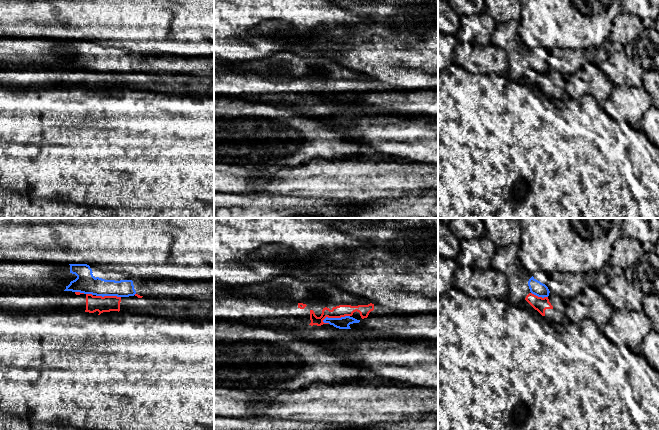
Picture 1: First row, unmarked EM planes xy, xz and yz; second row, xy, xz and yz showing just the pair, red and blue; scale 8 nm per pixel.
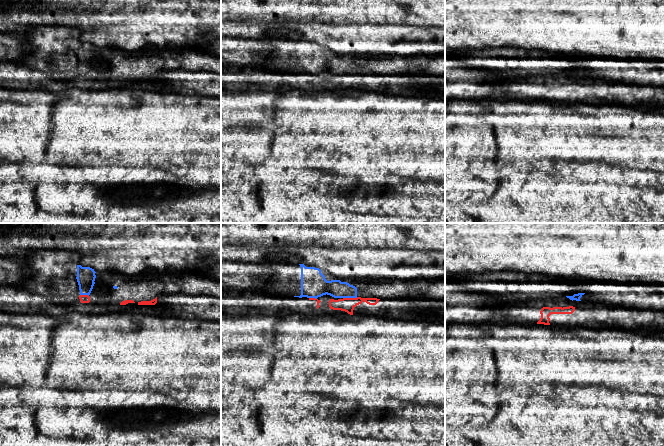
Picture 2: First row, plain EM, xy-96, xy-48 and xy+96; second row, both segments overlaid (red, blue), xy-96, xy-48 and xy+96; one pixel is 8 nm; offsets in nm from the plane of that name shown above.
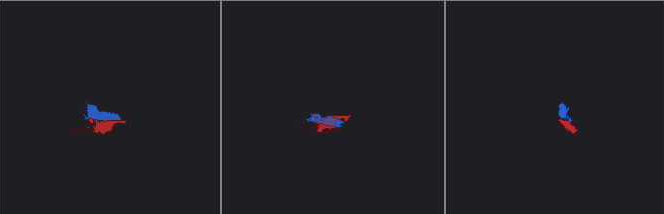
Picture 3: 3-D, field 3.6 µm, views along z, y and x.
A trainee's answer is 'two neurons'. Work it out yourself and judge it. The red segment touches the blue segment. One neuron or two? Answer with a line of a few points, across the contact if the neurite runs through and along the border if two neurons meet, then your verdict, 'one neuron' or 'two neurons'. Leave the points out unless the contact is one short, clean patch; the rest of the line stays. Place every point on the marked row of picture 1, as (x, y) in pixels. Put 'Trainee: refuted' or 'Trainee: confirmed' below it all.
line xz (349, 315), (326, 317), (322, 321); two neurons
Trainee: confirmed

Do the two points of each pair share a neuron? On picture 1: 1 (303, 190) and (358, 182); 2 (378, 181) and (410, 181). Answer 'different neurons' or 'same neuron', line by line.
1: same neuron
2: same neuron

